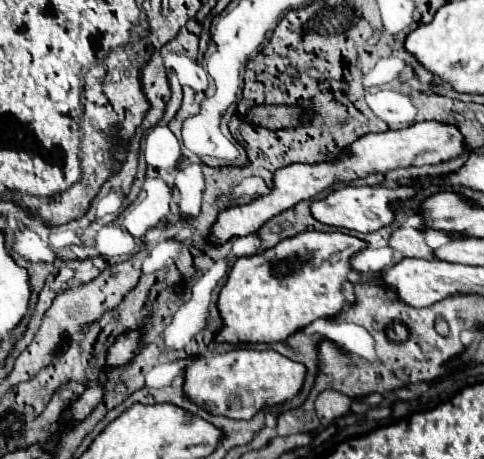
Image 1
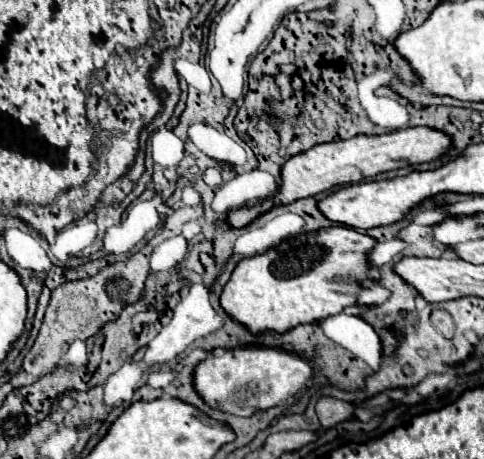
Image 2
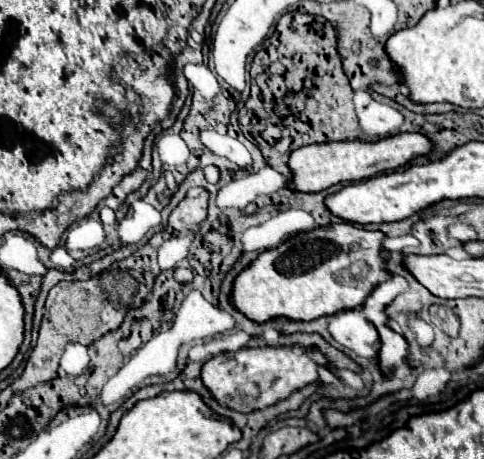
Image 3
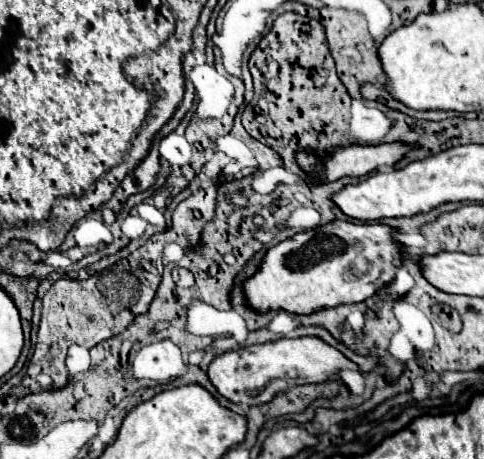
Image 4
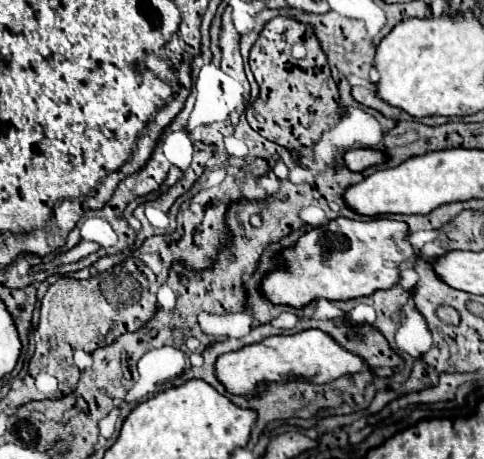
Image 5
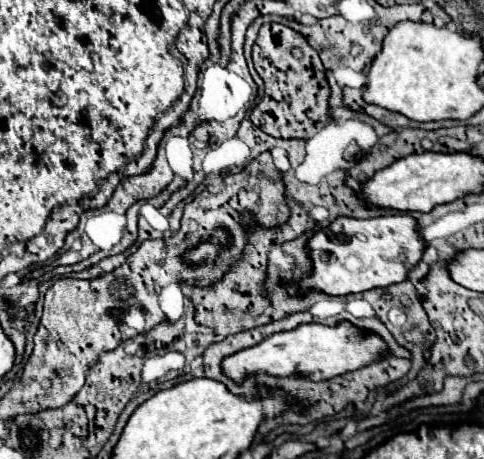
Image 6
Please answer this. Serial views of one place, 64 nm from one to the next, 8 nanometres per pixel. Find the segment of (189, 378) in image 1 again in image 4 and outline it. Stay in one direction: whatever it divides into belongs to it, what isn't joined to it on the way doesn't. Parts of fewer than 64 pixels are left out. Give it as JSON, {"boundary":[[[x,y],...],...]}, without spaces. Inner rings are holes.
{"boundary":[[[282,338],[278,342],[256,344],[238,348],[232,352],[218,354],[208,366],[208,378],[218,390],[232,404],[246,404],[246,406],[260,406],[272,400],[276,392],[284,392],[290,384],[316,384],[338,378],[338,370],[356,370],[356,364],[344,358],[338,350],[324,344],[320,338]]]}

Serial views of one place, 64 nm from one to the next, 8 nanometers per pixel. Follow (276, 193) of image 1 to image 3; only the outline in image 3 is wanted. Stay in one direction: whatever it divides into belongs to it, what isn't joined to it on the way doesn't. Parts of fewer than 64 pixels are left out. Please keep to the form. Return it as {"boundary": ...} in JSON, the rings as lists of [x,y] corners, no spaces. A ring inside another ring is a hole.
{"boundary":[[[402,132],[396,136],[380,138],[376,142],[344,140],[344,142],[324,142],[324,144],[302,146],[290,154],[288,188],[294,192],[306,192],[306,194],[320,192],[340,182],[358,182],[382,172],[398,170],[400,166],[414,160],[416,156],[428,156],[428,152],[432,152],[432,144],[428,144],[428,136],[420,136],[420,132]]]}

